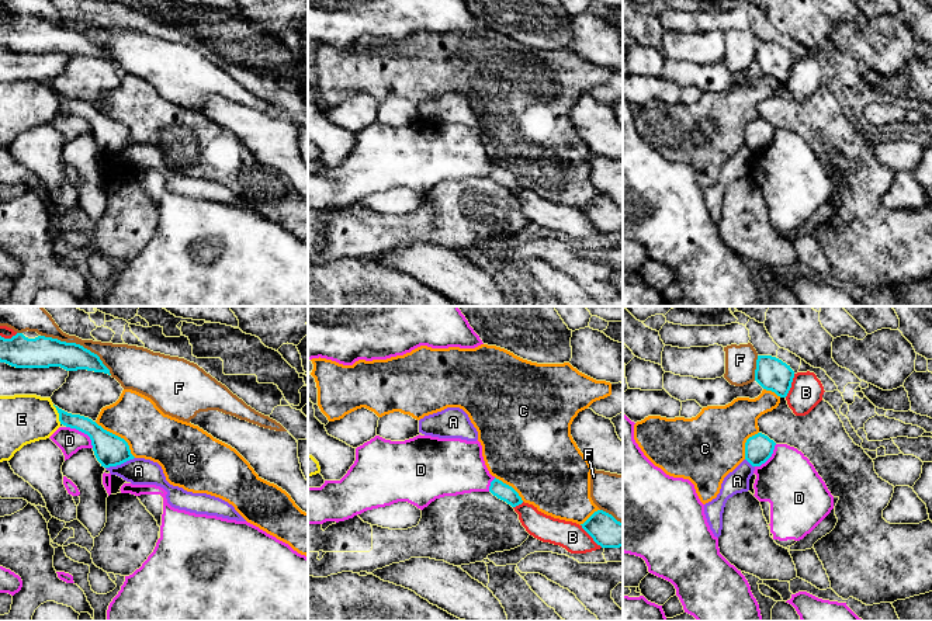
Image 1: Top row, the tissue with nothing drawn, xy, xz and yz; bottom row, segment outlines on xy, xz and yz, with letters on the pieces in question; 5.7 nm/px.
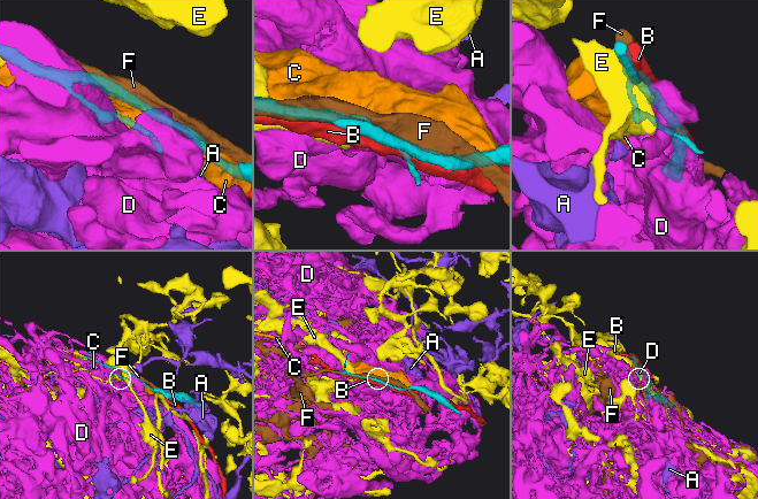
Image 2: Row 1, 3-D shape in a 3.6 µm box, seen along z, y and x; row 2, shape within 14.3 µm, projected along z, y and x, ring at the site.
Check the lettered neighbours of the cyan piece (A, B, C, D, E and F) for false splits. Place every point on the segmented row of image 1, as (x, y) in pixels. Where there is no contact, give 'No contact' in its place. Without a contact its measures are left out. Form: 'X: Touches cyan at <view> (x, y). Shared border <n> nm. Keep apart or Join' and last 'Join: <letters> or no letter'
A: Touches cyan at xy (120, 464). Shared border 180 nm. Keep apart
B: Touches cyan at xz (591, 535). Shared border 180 nm. Keep apart
C: Touches cyan at xy (117, 436). Shared border 320 nm. Keep apart
D: Touches cyan at xy (83, 432). Shared border 200 nm. Keep apart
E: Touches cyan at xy (59, 415). Shared border 120 nm. Keep apart
F: Touches cyan at xy (79, 344). Shared border 460 nm. Keep apart
Join: no letter

